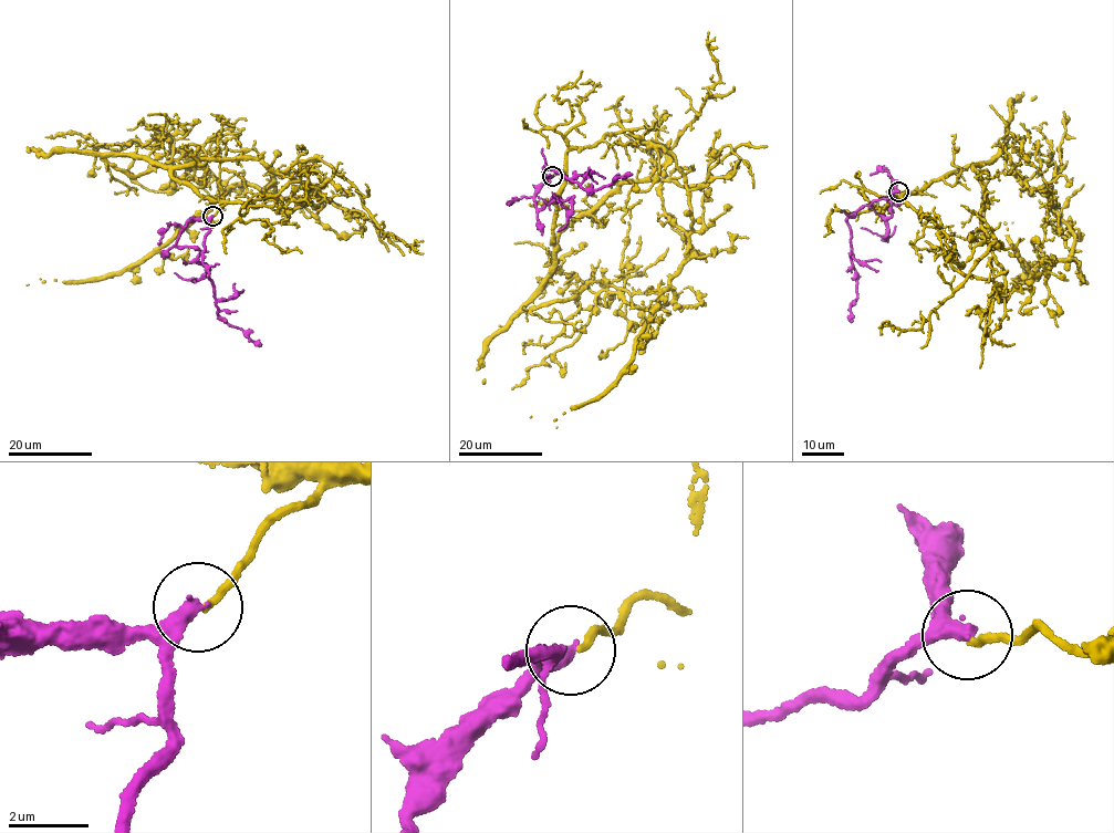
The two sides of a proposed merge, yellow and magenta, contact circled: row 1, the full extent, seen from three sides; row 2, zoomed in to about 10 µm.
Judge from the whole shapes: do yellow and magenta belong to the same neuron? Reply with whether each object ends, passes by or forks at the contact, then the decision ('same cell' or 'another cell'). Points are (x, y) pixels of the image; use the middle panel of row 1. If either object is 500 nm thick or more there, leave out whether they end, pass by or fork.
yellow ends there; magenta ends there; another cell

